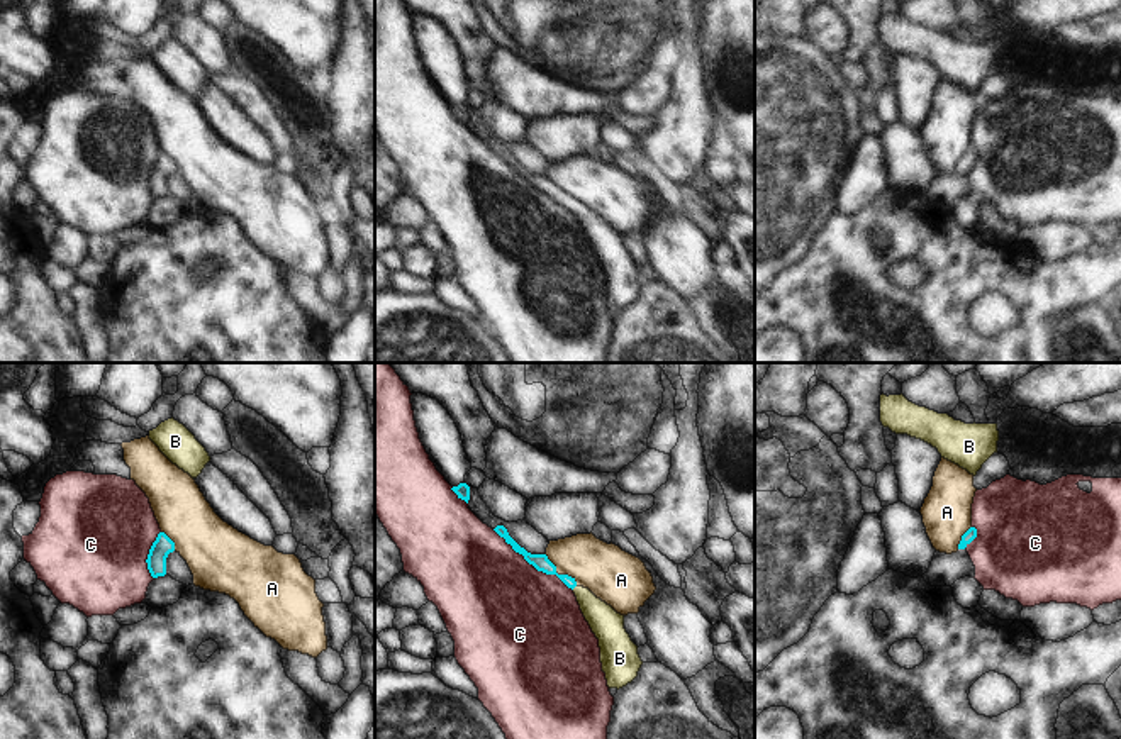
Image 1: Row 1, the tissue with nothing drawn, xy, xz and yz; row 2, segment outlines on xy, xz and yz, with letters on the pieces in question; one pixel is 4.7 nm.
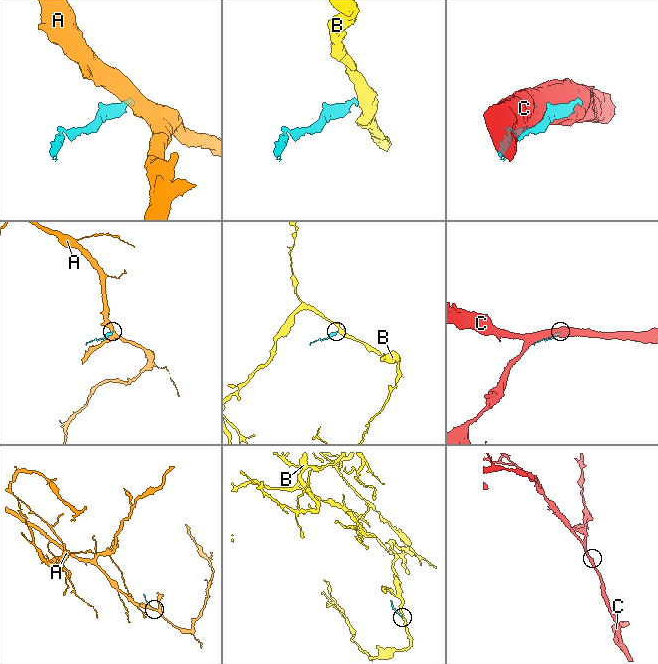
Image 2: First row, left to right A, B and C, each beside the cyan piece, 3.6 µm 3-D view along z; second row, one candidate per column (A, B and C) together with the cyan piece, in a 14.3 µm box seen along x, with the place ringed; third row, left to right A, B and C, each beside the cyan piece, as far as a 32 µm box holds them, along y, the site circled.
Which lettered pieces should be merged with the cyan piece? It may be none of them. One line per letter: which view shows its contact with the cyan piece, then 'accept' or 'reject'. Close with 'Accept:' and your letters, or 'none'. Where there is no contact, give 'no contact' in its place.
A: contact in xz; reject
B: contact in xz; accept
C: contact in xz; reject
Accept: B

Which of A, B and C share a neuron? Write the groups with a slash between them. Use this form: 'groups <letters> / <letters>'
groups A / B / C

